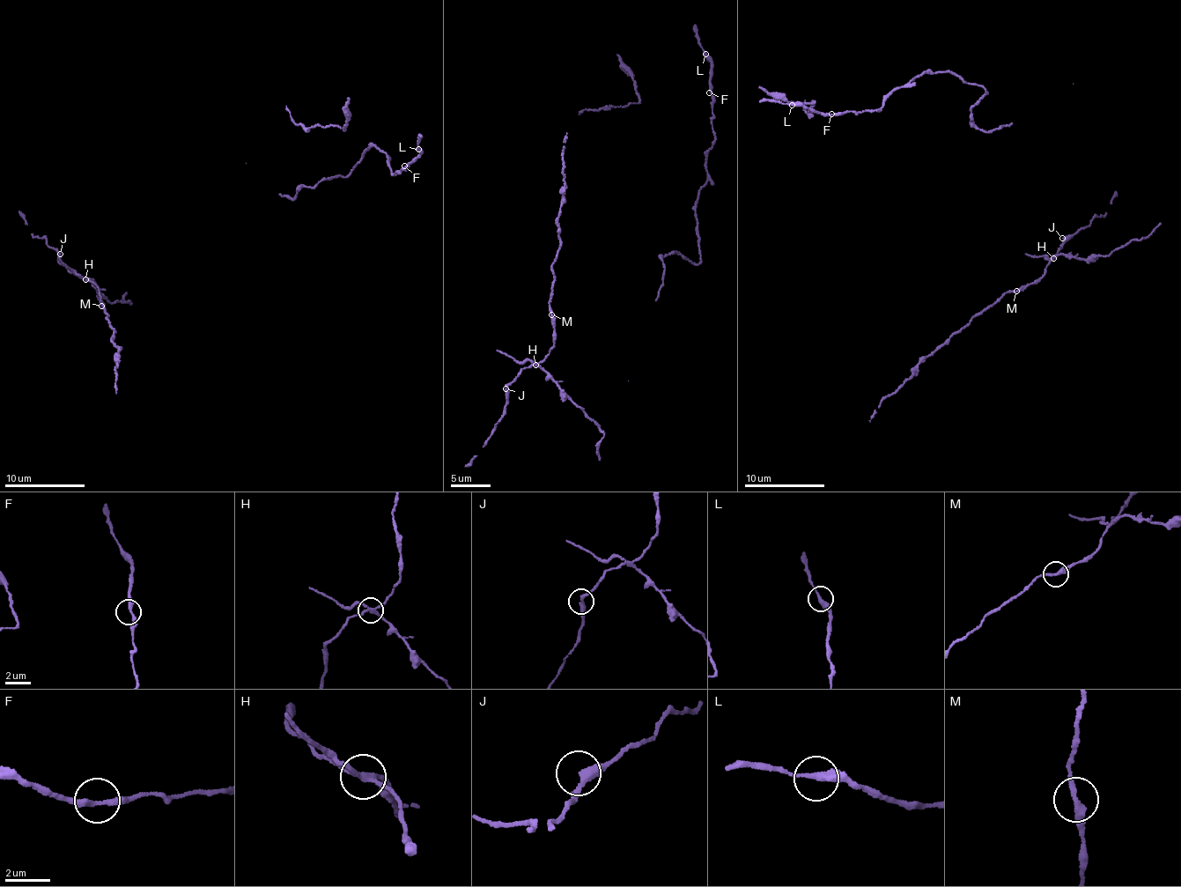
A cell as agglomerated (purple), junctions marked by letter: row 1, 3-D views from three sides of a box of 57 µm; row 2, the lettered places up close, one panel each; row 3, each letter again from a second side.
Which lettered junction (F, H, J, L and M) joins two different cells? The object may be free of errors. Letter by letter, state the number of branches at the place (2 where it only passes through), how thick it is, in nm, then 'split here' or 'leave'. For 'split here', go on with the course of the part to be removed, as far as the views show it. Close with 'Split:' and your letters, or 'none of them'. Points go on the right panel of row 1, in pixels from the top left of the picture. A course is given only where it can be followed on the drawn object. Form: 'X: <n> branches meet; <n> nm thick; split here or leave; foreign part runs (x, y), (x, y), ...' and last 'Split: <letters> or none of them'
F: 2 branches meet; 240 nm thick; leave
H: 4 branches meet; 240 nm thick; split here; foreign part runs (1053, 258), (1066, 254), (1080, 259), (1108, 255), (1140, 240), (1160, 223)
J: 2 branches meet; 300 nm thick; leave
L: 2 branches meet; 280 nm thick; leave
M: 2 branches meet; 300 nm thick; leave
Split: H

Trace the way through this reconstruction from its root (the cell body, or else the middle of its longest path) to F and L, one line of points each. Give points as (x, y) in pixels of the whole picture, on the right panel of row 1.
F: (1012, 125), (978, 129), (972, 110), (985, 87), (936, 71), (898, 86), (879, 109), (831, 114)
L: (1012, 125), (978, 129), (972, 110), (985, 87), (936, 71), (898, 86), (874, 111), (832, 114), (792, 105)

